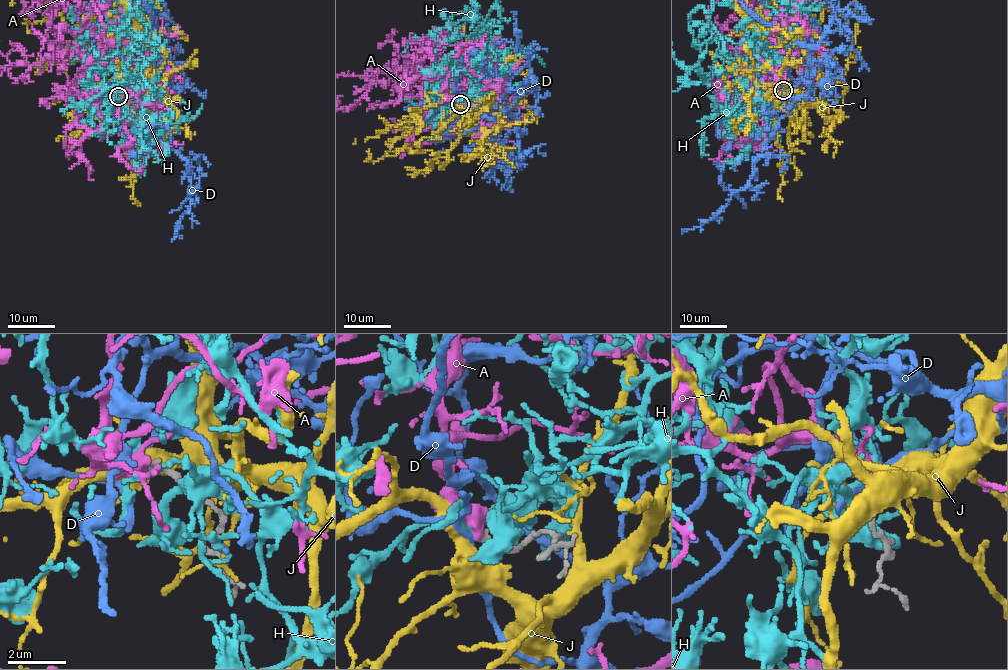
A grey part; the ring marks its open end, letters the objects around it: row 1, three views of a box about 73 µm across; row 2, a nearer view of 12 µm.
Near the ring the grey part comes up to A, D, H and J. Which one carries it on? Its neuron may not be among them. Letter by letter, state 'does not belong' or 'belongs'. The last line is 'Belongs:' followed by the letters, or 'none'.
A: does not belong
D: does not belong
H: does not belong
J: does not belong
Belongs: none

